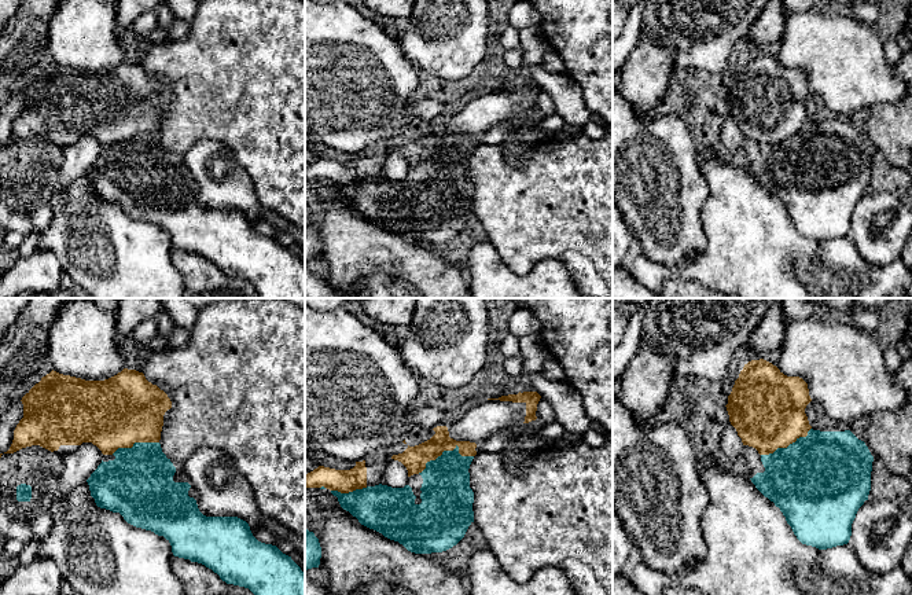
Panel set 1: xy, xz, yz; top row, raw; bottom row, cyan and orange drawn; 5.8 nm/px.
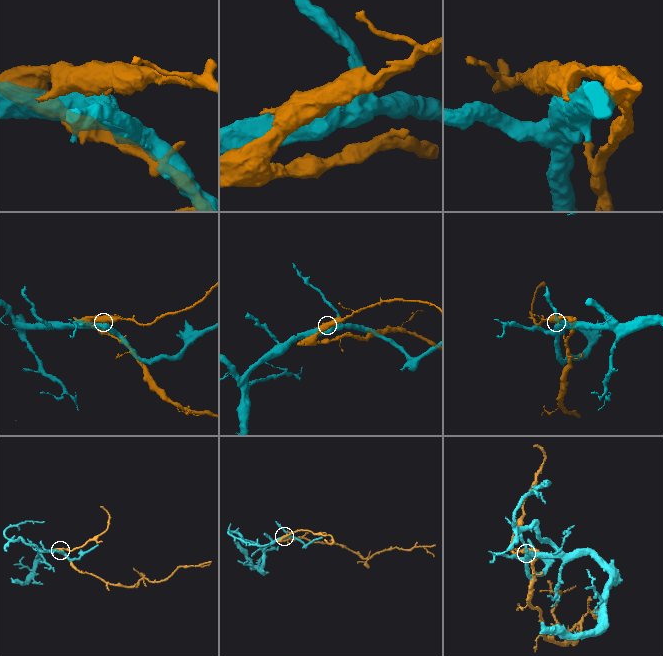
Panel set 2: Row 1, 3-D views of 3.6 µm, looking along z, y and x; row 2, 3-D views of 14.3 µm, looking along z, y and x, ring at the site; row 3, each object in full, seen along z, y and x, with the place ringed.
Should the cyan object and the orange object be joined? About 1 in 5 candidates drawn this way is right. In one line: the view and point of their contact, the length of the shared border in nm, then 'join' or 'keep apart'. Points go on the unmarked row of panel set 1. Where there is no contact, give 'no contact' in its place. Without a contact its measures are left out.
xz (445, 143) | 340 nm | keep apart

